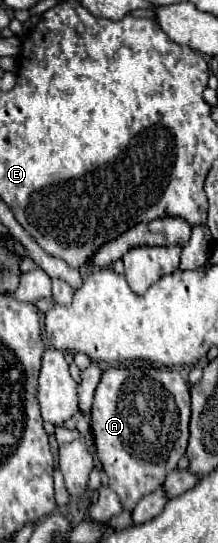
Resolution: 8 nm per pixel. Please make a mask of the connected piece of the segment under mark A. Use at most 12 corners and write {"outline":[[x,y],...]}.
{"outline":[[106,368],[90,426],[126,510],[188,444],[176,370]]}

